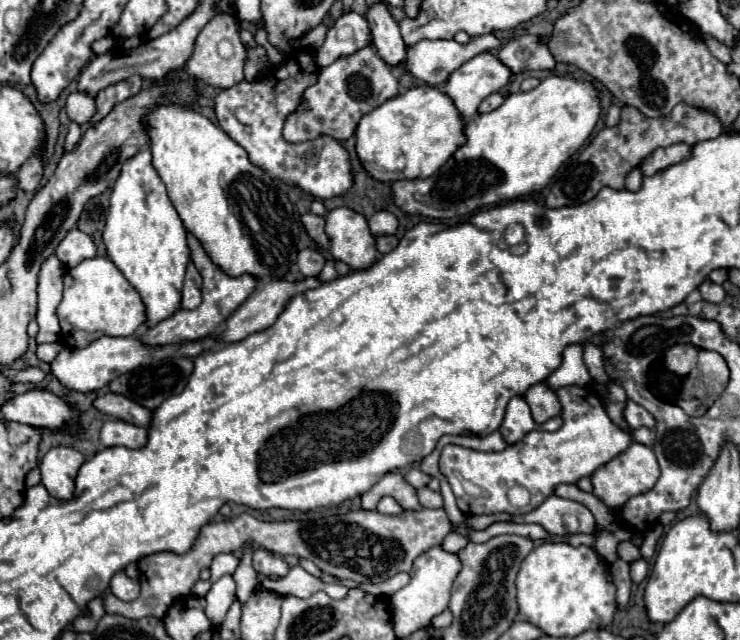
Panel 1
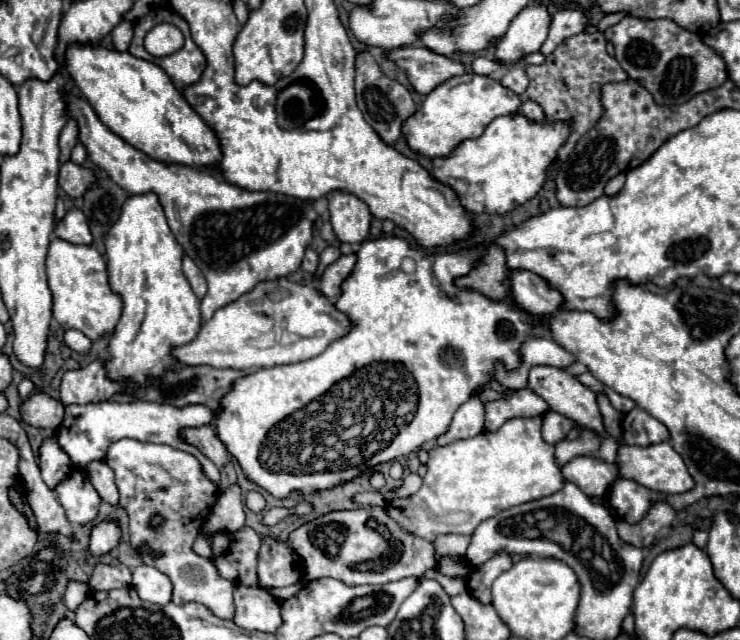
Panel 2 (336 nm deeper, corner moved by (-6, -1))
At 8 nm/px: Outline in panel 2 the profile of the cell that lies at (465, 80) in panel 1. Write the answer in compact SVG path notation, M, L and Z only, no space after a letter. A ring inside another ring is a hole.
M526 6L512 22L508 32L496 44L496 60L504 66L514 66L530 52L538 52L546 40L550 14L546 6Z

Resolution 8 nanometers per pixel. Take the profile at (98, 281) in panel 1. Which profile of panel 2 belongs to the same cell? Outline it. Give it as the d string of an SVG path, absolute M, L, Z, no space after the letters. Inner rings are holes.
M52 240L46 258L48 284L52 290L52 316L58 320L62 330L80 330L92 342L98 336L110 334L122 316L122 298L110 288L106 262L92 246L66 244L64 240Z

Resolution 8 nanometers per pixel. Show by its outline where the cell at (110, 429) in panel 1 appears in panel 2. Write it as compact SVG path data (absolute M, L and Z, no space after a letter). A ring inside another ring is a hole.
M118 440L108 448L106 464L116 474L116 486L120 492L120 506L126 508L130 516L130 542L136 548L138 544L150 544L150 548L162 548L162 556L158 560L150 560L150 556L140 556L142 562L158 568L162 574L166 574L172 582L172 602L174 604L188 604L188 602L200 602L204 604L214 616L230 620L234 616L234 604L232 604L232 590L234 582L222 578L218 574L218 568L210 558L202 558L192 550L192 544L204 526L216 498L218 488L204 476L200 462L184 450L178 450L168 444L152 444L152 442L138 442L138 440ZM160 516L160 524L152 524L152 518Z

